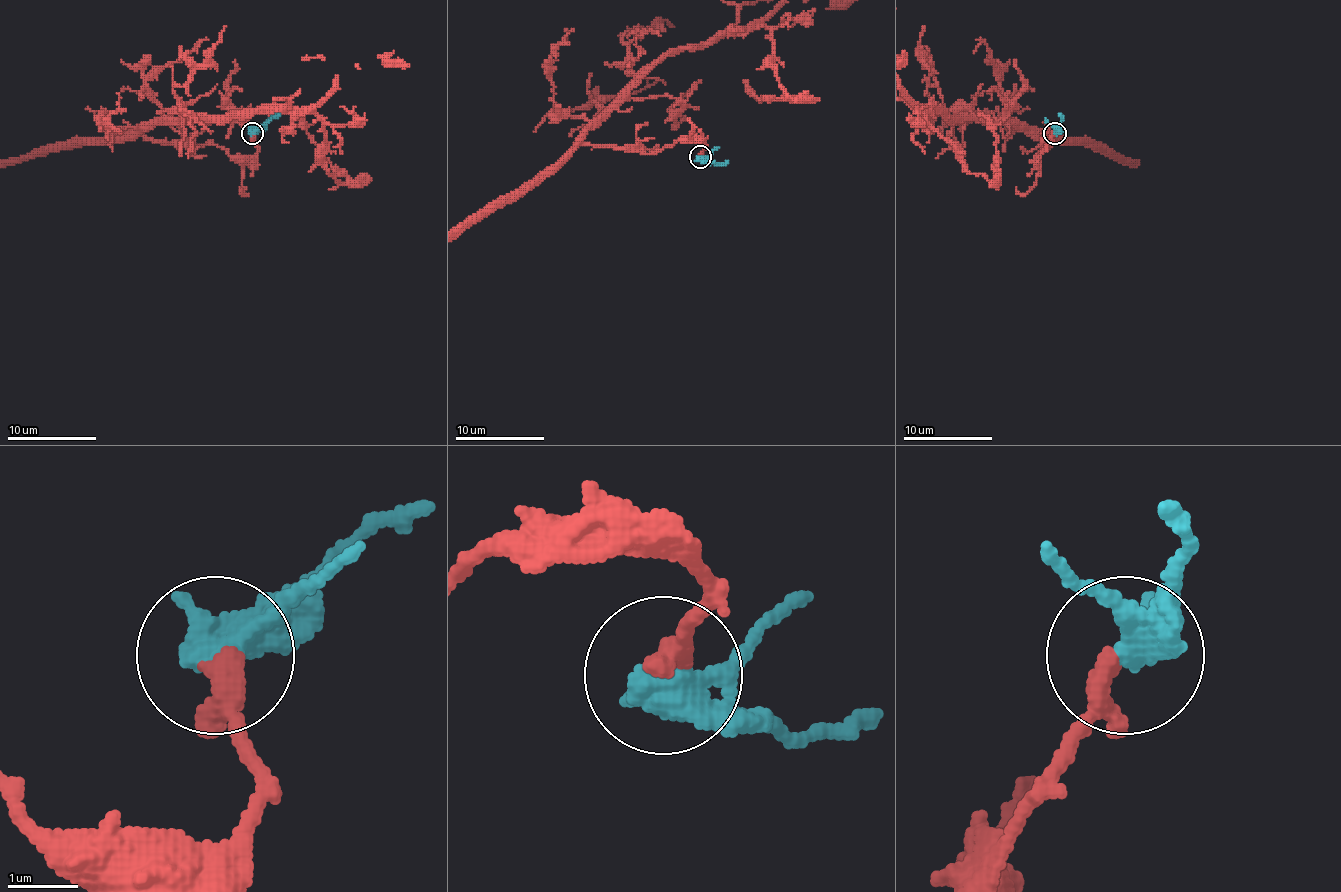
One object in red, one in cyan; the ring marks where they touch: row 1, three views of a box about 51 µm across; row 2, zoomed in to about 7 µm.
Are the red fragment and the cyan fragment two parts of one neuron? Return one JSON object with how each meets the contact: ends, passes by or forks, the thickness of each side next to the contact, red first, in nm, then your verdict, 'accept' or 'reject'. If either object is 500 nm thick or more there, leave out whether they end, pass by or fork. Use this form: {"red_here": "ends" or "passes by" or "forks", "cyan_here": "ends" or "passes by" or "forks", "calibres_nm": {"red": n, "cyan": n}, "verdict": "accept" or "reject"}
{"red_here": "ends", "cyan_here": "passes by", "calibres_nm": {"red": 360, "cyan": 440}, "verdict": "accept"}

